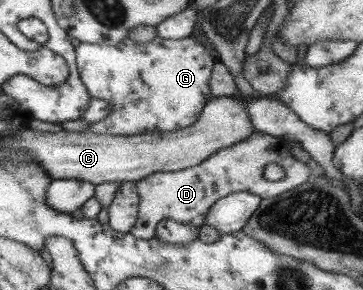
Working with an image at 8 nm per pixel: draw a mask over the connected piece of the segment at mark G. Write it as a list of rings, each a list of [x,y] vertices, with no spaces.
[[[157,36],[149,43],[137,43],[126,37],[115,46],[80,43],[75,49],[76,66],[90,96],[107,100],[112,105],[112,110],[105,119],[93,123],[83,132],[128,136],[175,131],[197,121],[207,103],[207,95],[211,94],[208,81],[211,79],[213,56],[201,42],[191,36],[181,39],[163,39]]]

